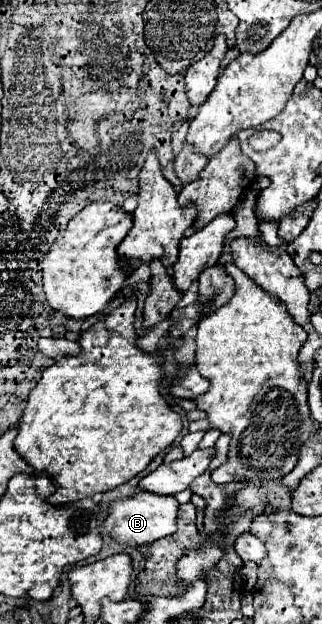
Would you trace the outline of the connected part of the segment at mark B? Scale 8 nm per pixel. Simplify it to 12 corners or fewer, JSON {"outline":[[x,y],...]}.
{"outline":[[139,492],[109,504],[107,534],[145,546],[175,532],[179,502]]}

